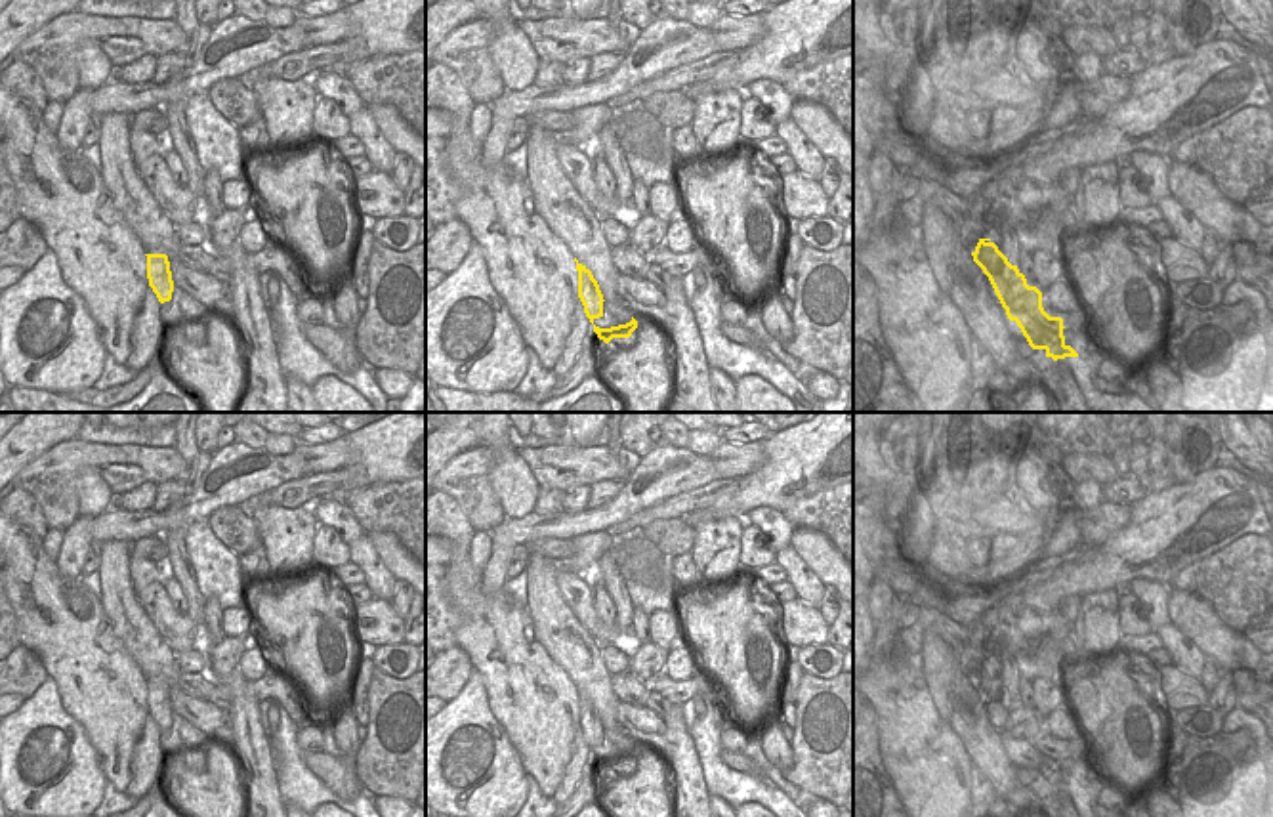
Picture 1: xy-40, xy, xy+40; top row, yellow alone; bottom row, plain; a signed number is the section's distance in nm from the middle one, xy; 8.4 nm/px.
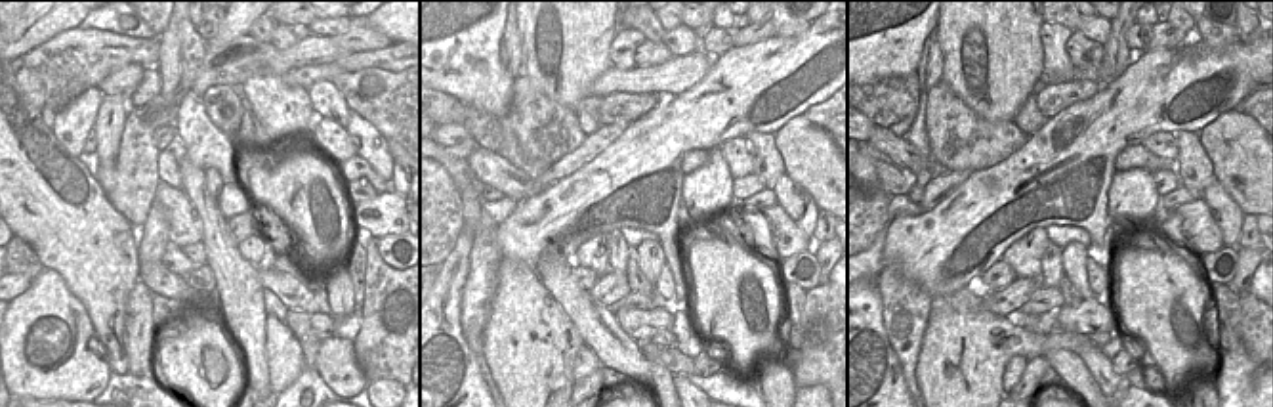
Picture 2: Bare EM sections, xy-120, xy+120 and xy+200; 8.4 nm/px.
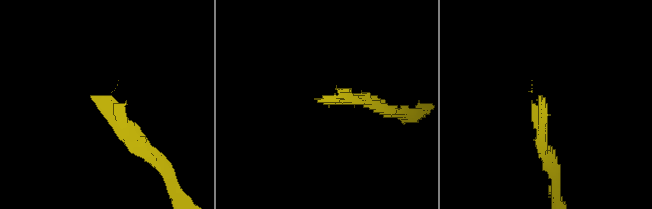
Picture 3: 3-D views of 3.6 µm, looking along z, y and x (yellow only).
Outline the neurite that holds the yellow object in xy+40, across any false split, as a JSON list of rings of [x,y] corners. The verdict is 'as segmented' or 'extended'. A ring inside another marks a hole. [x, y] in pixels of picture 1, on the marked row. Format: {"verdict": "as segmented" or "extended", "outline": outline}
{"verdict": "extended", "outline": [[[956,147],[956,164],[958,174],[949,176],[949,183],[956,195],[952,199],[943,199],[943,212],[960,225],[975,229],[983,235],[971,256],[989,277],[1008,319],[1015,321],[1029,346],[1033,349],[1044,349],[1046,357],[1052,357],[1054,361],[1078,357],[1078,353],[1065,344],[1063,319],[1050,317],[1042,307],[1042,288],[1046,286],[1040,275],[1042,252],[1038,246],[1029,244],[1021,237],[1021,231],[1015,229],[1015,218],[1006,212],[1006,204],[1000,200],[1002,185],[991,172],[979,166],[968,147]]]}

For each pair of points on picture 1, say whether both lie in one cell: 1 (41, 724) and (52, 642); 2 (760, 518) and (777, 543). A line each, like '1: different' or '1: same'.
1: different
2: same

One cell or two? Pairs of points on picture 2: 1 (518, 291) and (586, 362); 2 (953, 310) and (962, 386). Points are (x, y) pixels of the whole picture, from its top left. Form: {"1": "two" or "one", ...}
{"1": "two", "2": "one"}

